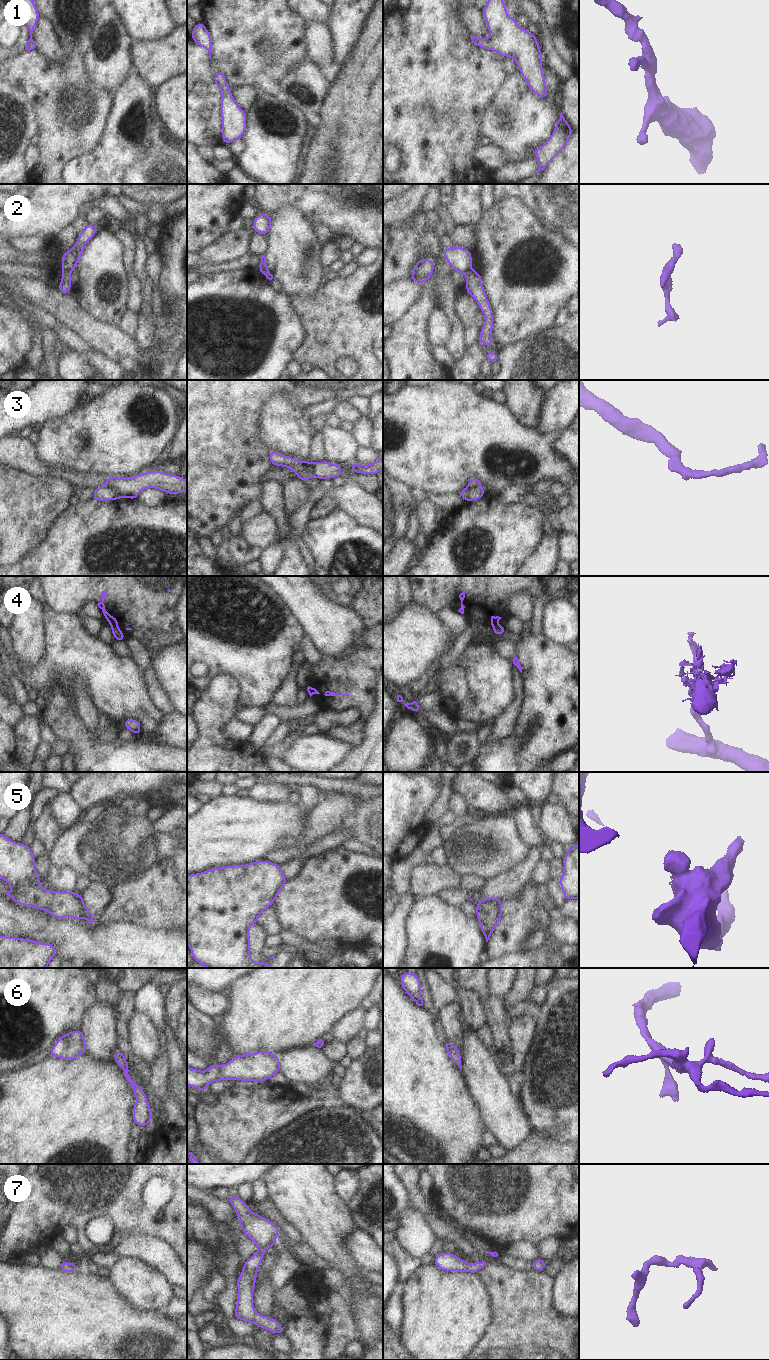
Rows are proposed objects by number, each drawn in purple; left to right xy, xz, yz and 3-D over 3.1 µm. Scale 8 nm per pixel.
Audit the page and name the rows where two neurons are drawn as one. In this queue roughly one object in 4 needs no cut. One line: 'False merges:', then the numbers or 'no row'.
False merges: 2, 3, 4, 5

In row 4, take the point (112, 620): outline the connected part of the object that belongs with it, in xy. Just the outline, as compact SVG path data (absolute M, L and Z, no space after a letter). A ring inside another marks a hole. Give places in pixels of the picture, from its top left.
M102 591L101 592L101 599L102 601L100 603L98 603L98 607L101 609L101 612L103 614L103 617L109 622L110 625L118 625L119 621L117 619L117 617L113 617L109 614L109 611L105 609L105 605L103 603L105 596L108 592L107 591Z

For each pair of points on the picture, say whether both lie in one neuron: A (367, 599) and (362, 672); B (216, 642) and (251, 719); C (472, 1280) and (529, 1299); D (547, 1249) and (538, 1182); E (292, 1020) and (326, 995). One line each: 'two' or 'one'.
A: one
B: two
C: two
D: two
E: one

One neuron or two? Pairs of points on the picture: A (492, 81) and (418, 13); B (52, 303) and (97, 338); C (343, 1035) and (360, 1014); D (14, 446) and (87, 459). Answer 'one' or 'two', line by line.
A: one
B: one
C: one
D: two

